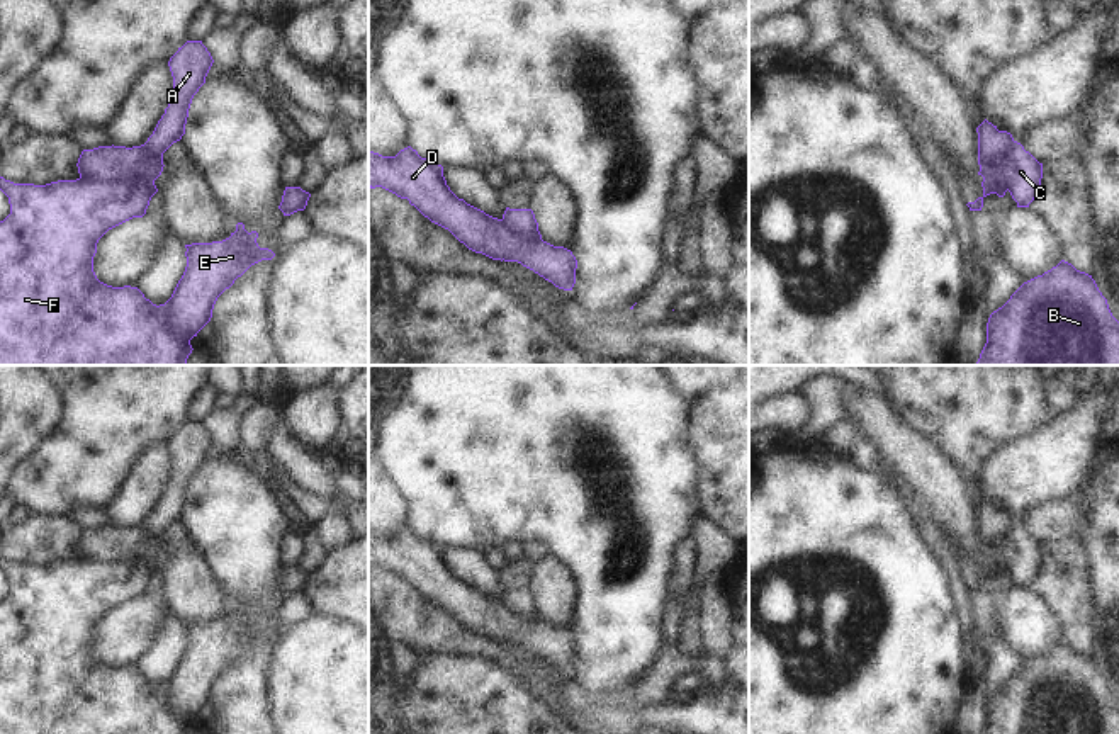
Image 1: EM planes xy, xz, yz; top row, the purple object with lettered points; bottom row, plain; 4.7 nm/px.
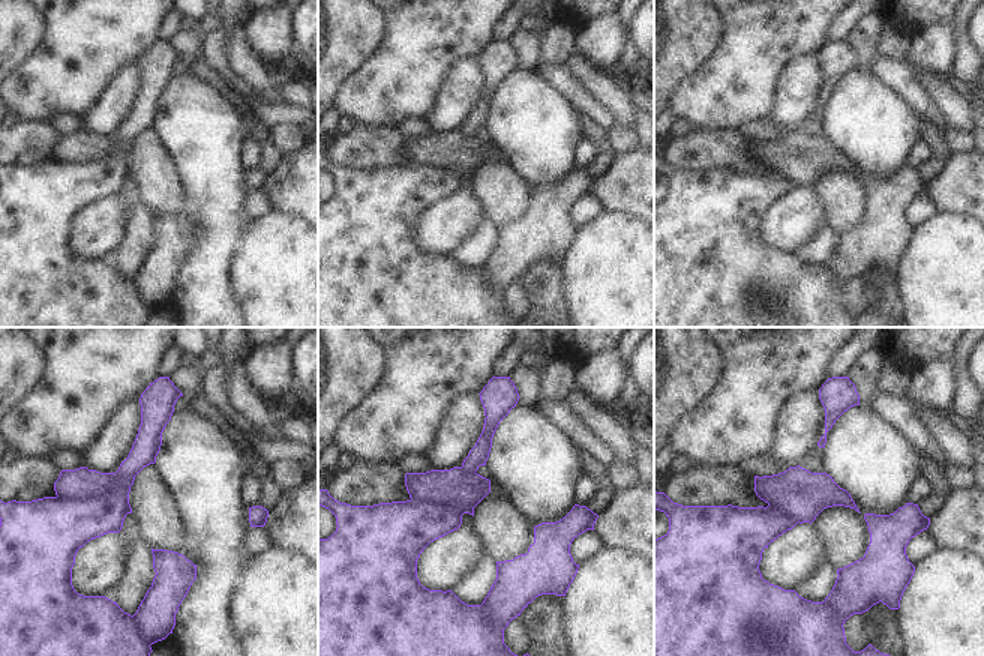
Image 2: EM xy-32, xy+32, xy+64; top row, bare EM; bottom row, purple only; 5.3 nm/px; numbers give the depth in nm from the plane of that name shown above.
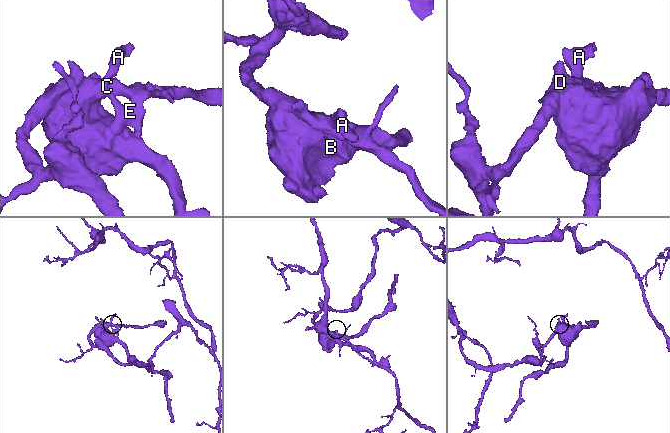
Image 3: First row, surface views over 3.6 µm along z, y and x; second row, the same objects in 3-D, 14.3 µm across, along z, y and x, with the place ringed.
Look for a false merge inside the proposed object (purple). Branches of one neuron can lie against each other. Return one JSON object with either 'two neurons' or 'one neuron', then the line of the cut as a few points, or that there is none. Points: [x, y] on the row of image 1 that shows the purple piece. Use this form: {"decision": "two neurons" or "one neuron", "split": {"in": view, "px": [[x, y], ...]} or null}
{"decision": "two neurons", "split": {"in": "xy", "px": [[80, 177], [121, 180], [146, 175], [153, 182]]}}

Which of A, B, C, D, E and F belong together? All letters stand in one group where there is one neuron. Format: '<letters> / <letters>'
A B F / C D E

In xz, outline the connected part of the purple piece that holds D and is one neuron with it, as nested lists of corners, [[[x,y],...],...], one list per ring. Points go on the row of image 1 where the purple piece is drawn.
[[[411,146],[401,150],[396,156],[382,156],[368,150],[368,187],[382,187],[401,199],[408,199],[425,217],[448,229],[475,253],[482,253],[492,260],[518,262],[564,291],[572,291],[576,284],[577,260],[571,250],[554,246],[543,240],[526,238],[509,229],[503,219],[492,217],[458,199],[447,185],[443,167],[421,158]]]

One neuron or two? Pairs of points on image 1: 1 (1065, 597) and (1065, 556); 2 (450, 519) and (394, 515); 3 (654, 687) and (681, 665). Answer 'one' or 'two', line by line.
1: one
2: two
3: one

